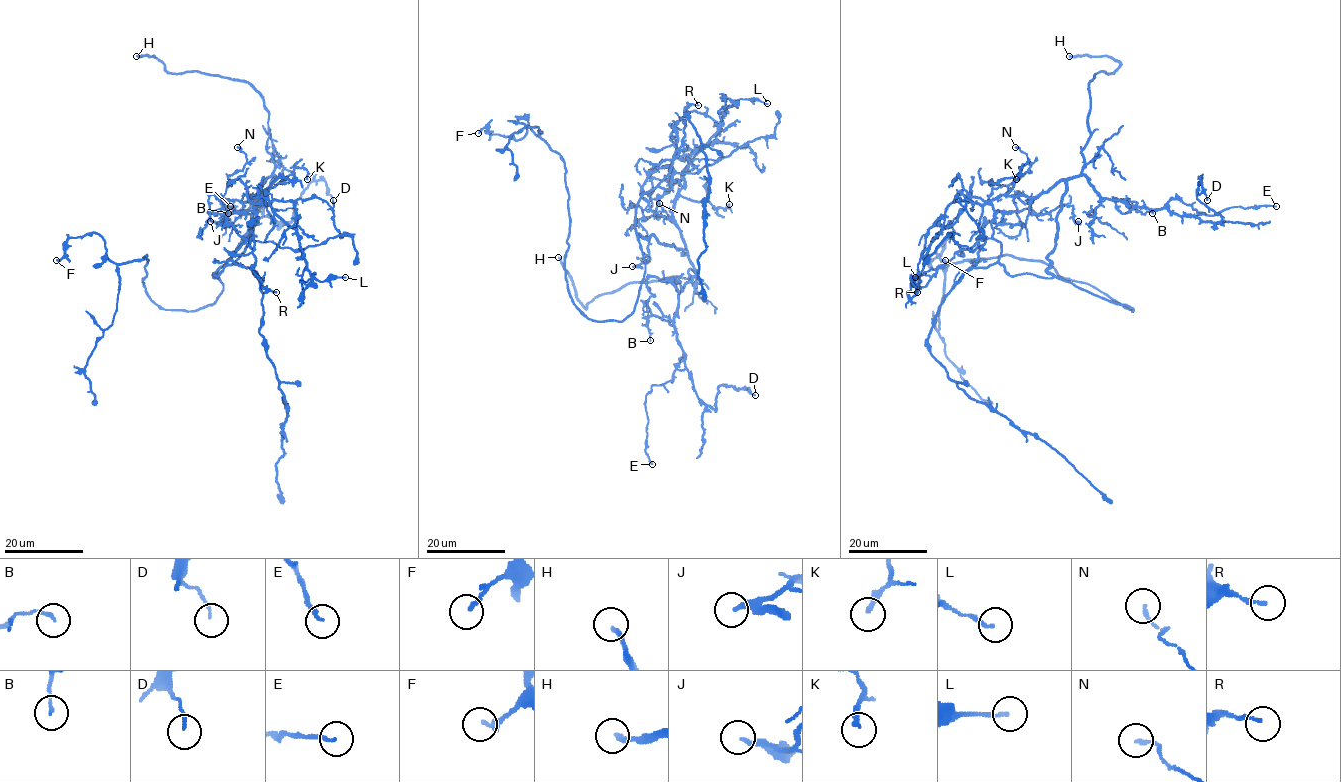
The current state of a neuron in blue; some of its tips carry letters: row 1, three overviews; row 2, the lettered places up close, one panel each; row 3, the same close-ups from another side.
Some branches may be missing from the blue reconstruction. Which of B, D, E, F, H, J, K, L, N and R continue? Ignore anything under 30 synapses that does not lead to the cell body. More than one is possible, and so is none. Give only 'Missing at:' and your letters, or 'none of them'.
Missing at: H

